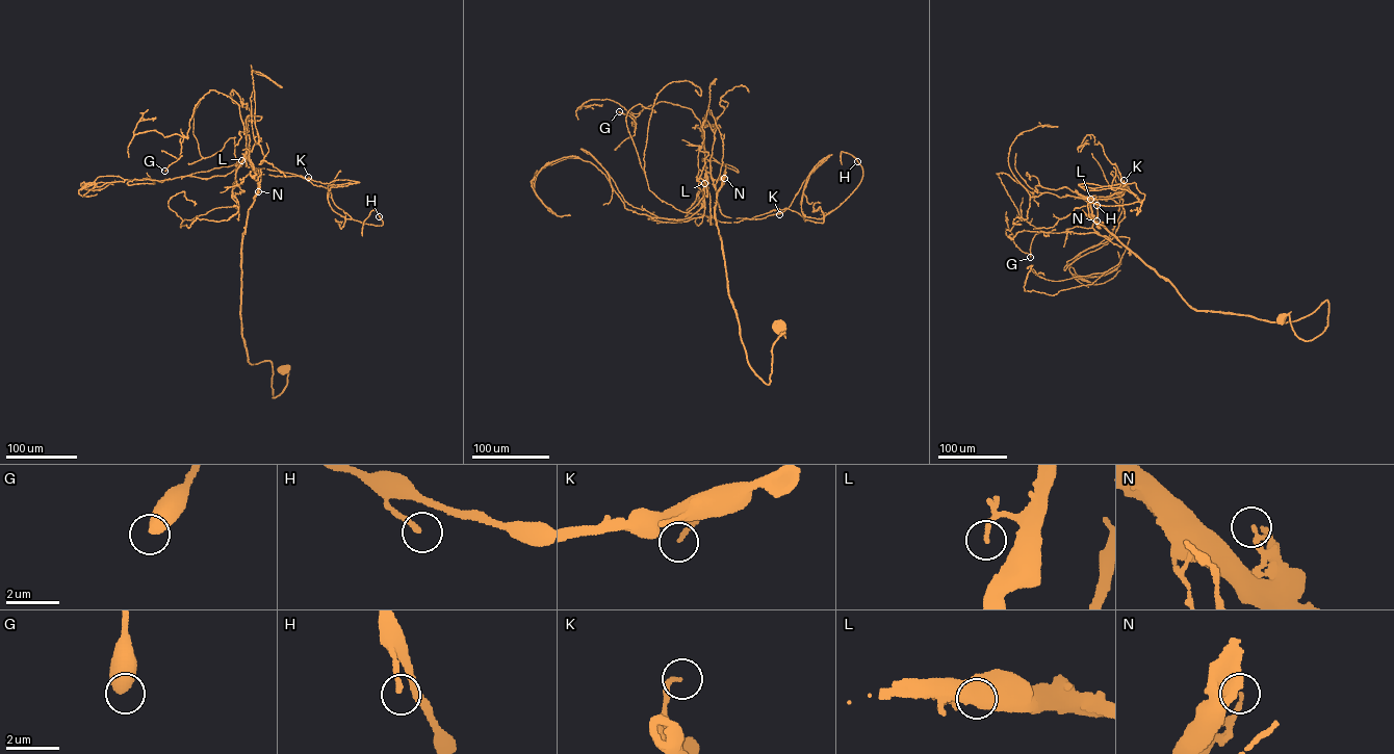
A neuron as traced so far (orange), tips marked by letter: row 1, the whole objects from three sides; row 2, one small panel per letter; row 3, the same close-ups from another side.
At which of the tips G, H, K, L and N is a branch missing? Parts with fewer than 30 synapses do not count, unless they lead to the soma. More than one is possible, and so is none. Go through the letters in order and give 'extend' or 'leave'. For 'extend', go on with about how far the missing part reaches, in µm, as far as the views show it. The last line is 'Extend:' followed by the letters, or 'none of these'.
G: leave
H: leave
K: extend | 190 µm
L: leave
N: leave
Extend: K

